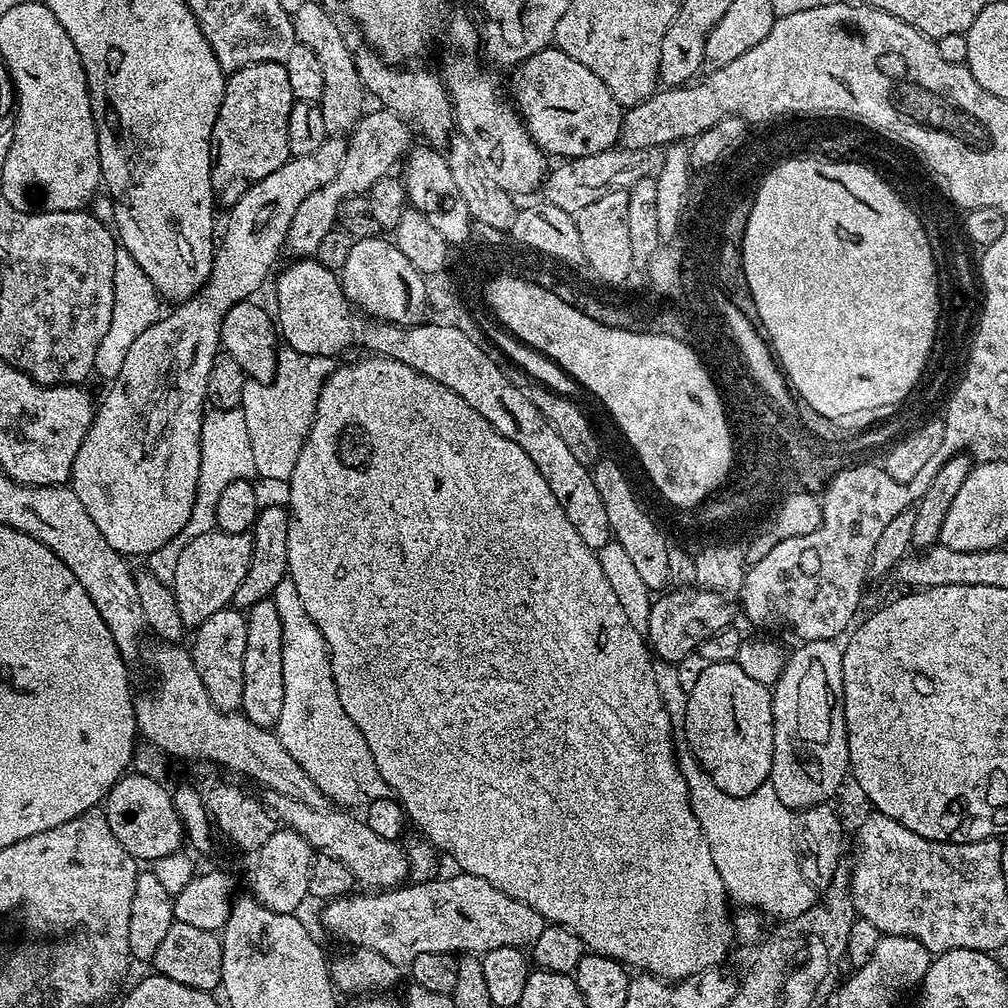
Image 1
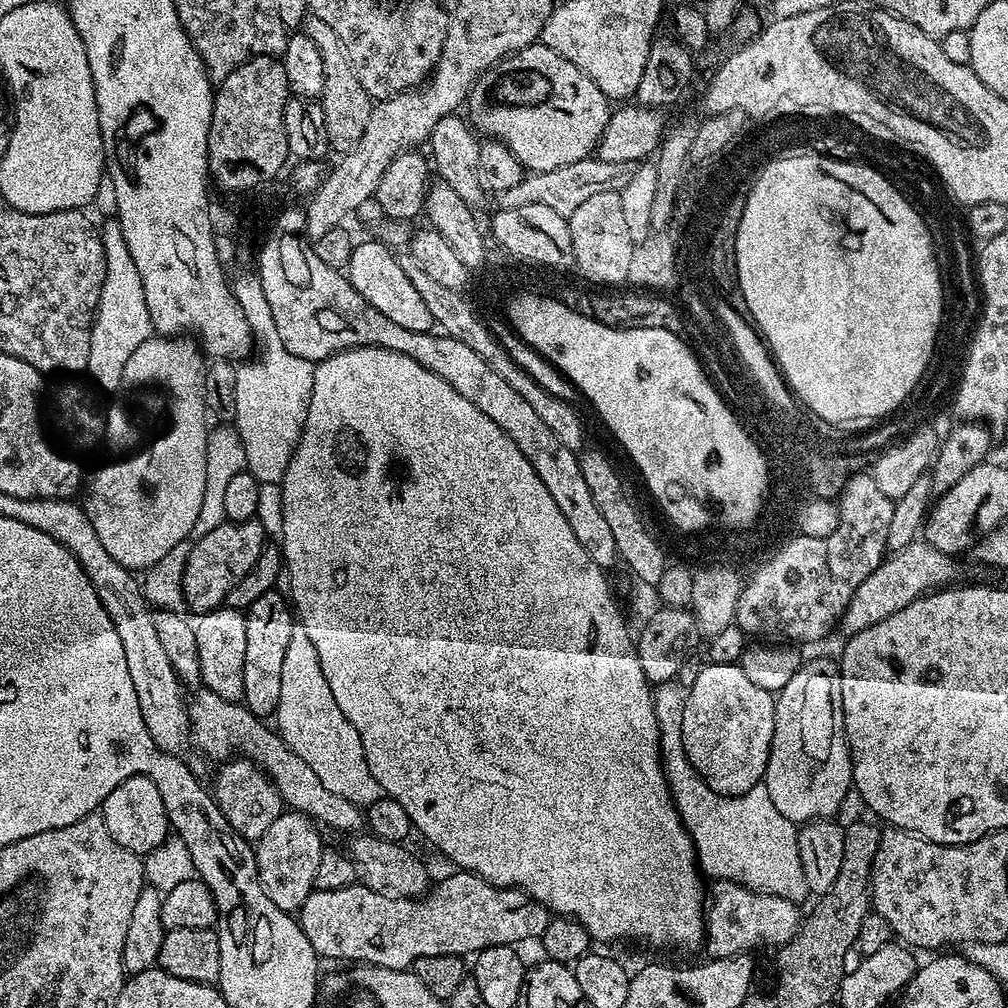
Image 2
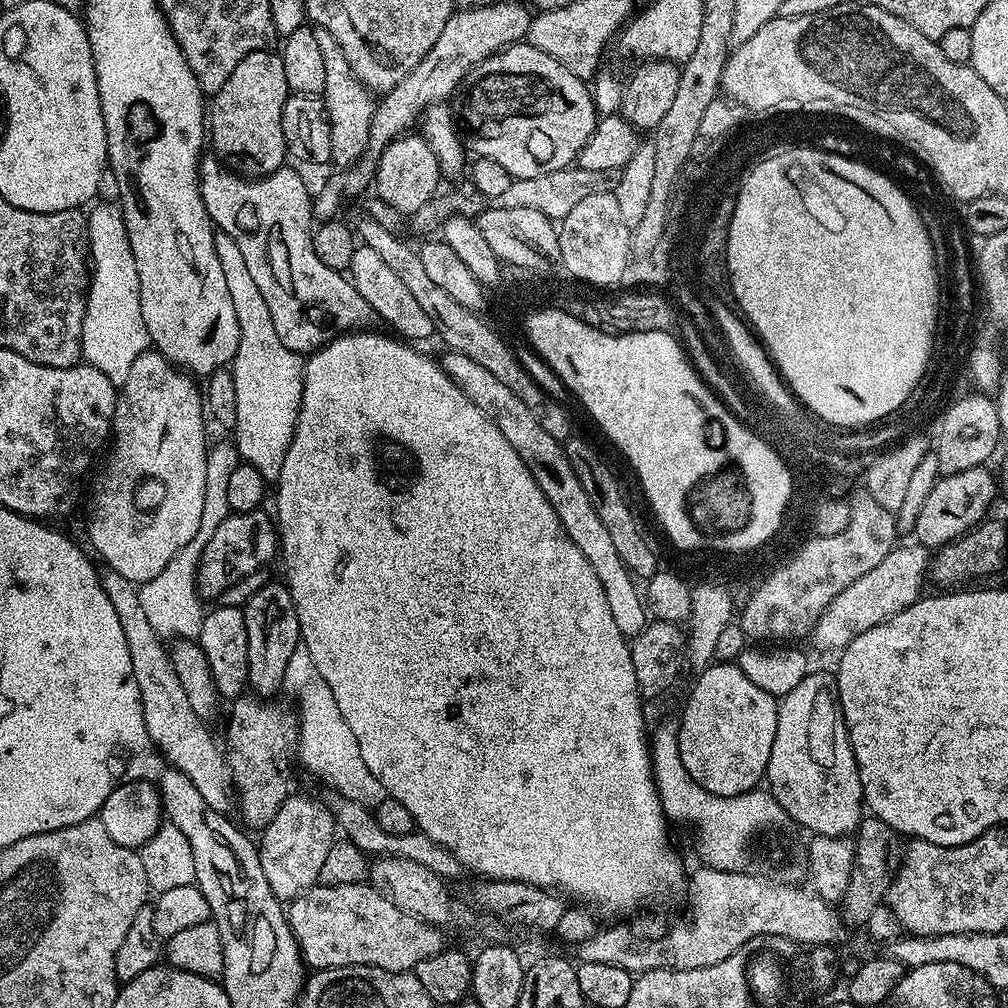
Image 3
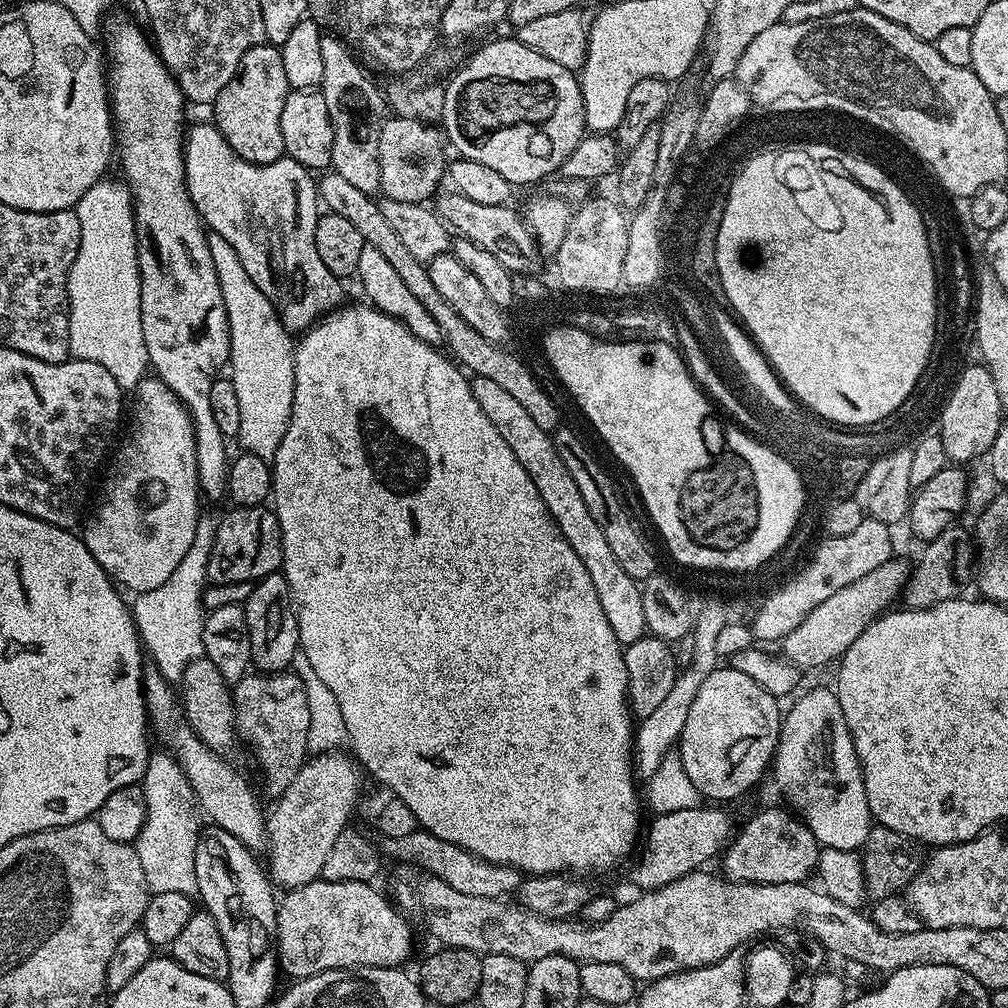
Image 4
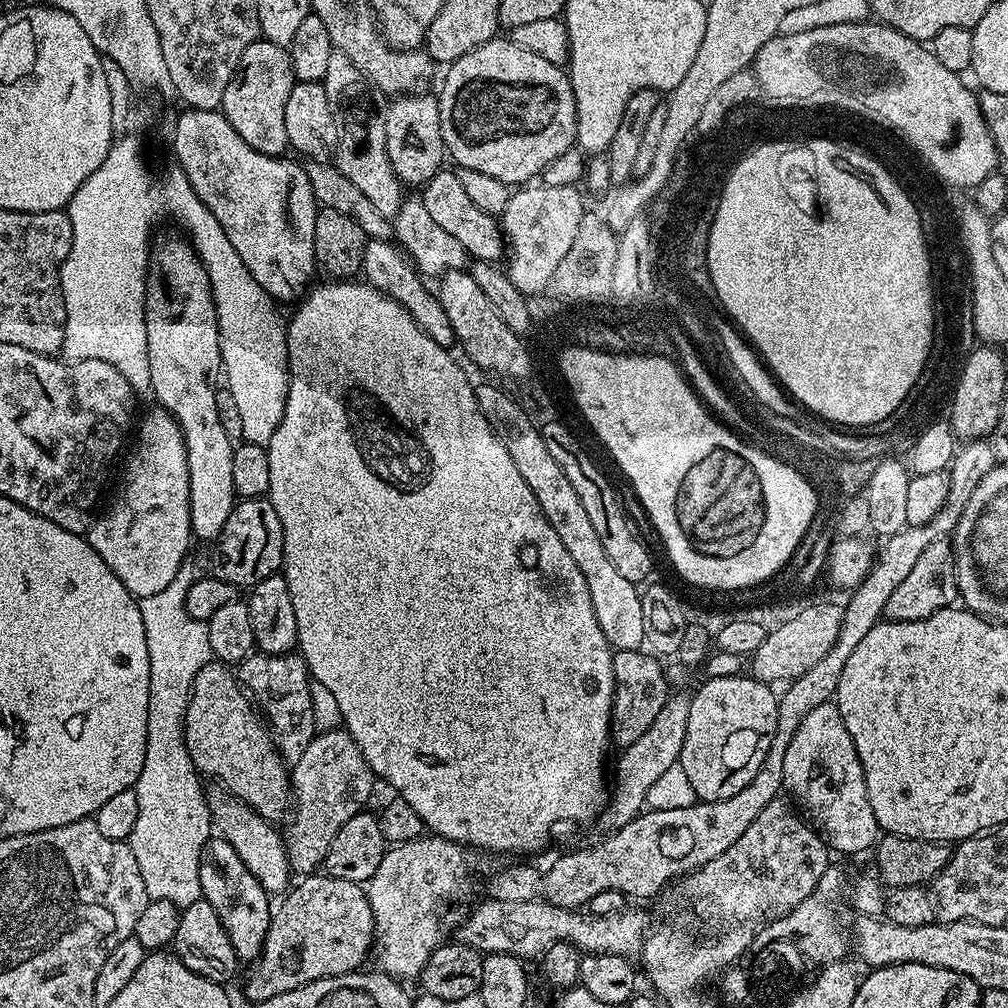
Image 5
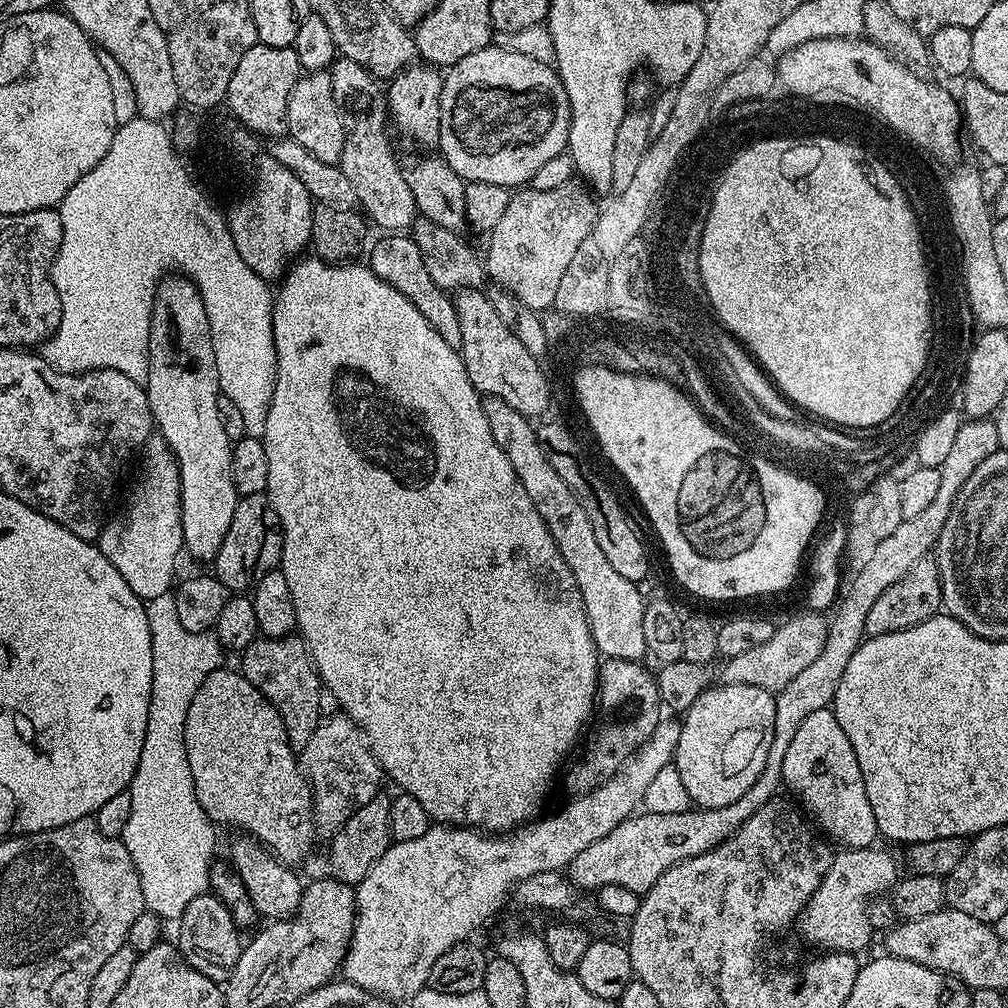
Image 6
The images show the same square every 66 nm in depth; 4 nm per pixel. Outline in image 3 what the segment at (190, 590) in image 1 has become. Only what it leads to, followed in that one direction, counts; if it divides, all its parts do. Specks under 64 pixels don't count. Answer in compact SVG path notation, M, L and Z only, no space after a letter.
M264 510L254 512L232 512L214 530L214 538L206 542L196 575L196 585L201 597L208 602L219 601L230 585L235 586L242 578L261 571L278 552L278 528L273 517Z

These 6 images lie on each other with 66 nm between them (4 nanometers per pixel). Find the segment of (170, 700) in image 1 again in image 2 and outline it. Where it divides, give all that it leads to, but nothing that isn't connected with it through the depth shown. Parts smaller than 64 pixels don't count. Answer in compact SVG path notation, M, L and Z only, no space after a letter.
M206 687L196 691L200 692L194 693L187 701L190 744L193 749L197 748L202 755L209 756L215 762L227 762L233 757L252 761L271 778L289 809L311 816L313 821L321 825L329 824L336 831L347 834L359 833L365 827L366 816L361 805L346 802L346 798L326 790L318 774L314 774L314 770L310 770L310 766L306 766L306 762L302 762L302 758L288 748L279 731L271 727L268 729L264 725L267 723L245 708L243 703L226 702L226 698L218 698L218 694Z

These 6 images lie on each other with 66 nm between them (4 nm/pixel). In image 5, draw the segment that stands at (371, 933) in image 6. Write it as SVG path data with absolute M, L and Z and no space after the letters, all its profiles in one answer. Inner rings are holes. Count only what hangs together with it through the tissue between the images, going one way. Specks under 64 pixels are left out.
M669 695L666 706L658 710L654 722L643 733L638 742L623 745L620 761L616 764L616 785L610 788L608 802L604 806L602 821L605 833L617 832L626 822L639 816L646 808L646 794L650 794L650 786L670 766L680 762L682 742L686 742L686 722L690 722L691 695ZM435 834L419 836L385 851L382 866L374 870L374 878L366 885L376 927L374 960L376 956L375 967L379 971L401 982L419 977L432 951L442 943L440 907L454 899L468 880L464 852L465 845Z

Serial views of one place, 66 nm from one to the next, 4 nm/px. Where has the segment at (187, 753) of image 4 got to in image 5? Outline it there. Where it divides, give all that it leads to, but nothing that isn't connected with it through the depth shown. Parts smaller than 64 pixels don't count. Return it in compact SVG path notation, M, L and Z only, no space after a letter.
M213 787L213 792L207 793L208 808L212 811L212 827L230 846L234 846L238 856L246 865L246 870L258 878L258 882L269 894L287 893L290 887L288 879L294 876L291 868L288 867L288 855L284 849L283 835L275 832L273 825L264 820L255 812L249 804L242 803L231 792L223 787Z

